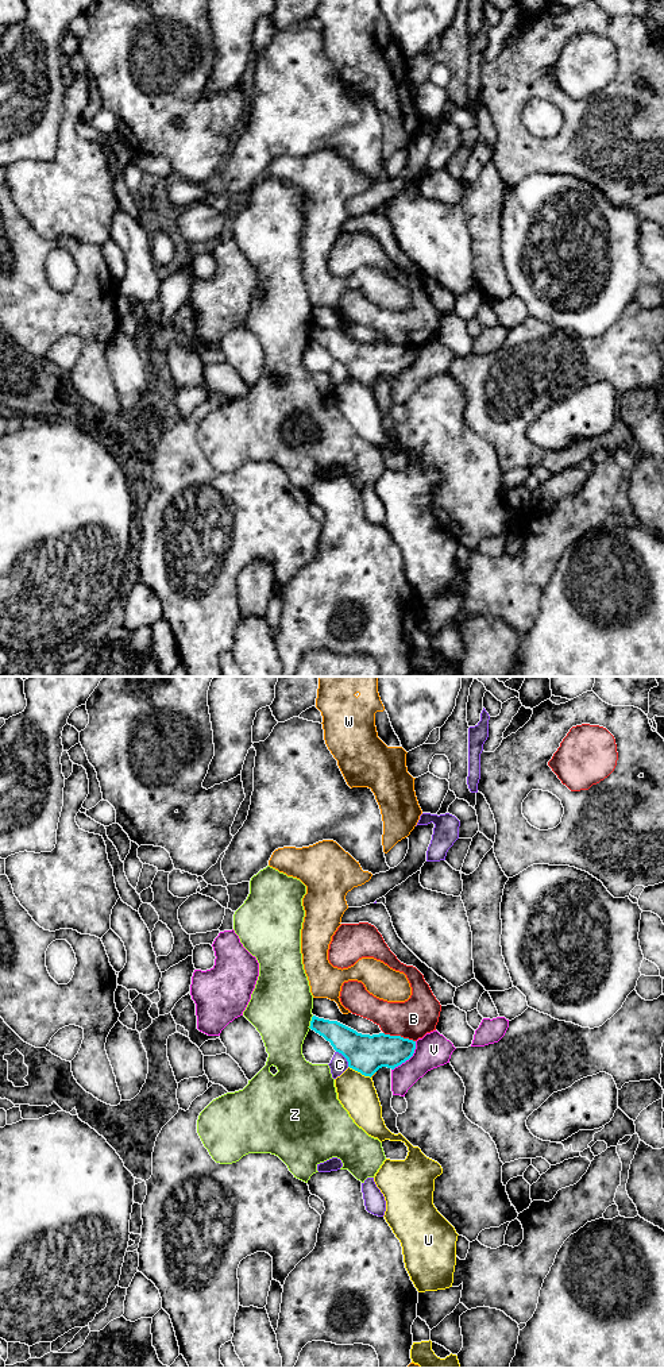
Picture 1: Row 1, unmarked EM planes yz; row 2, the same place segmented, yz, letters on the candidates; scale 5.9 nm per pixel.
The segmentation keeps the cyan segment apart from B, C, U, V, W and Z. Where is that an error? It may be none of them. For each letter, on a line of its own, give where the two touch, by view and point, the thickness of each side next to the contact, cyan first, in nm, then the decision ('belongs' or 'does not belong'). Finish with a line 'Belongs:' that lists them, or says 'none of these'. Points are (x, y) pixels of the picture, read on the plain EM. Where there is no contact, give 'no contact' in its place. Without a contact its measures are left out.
B: yz (400, 345) | 220/240 nm | does not belong
C: yz (344, 365) | 220/100 nm | does not belong
U: yz (359, 380) | 220/220 nm | does not belong
V: yz (408, 367) | 220/200 nm | does not belong
W: yz (373, 382) | 220/20 nm | does not belong
Z: yz (311, 331) | 160/380 nm | does not belong
Belongs: none of these

